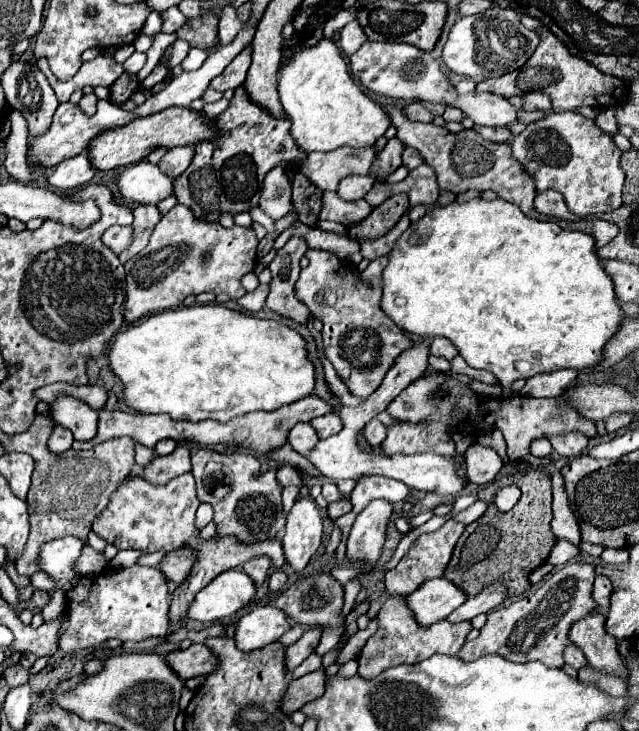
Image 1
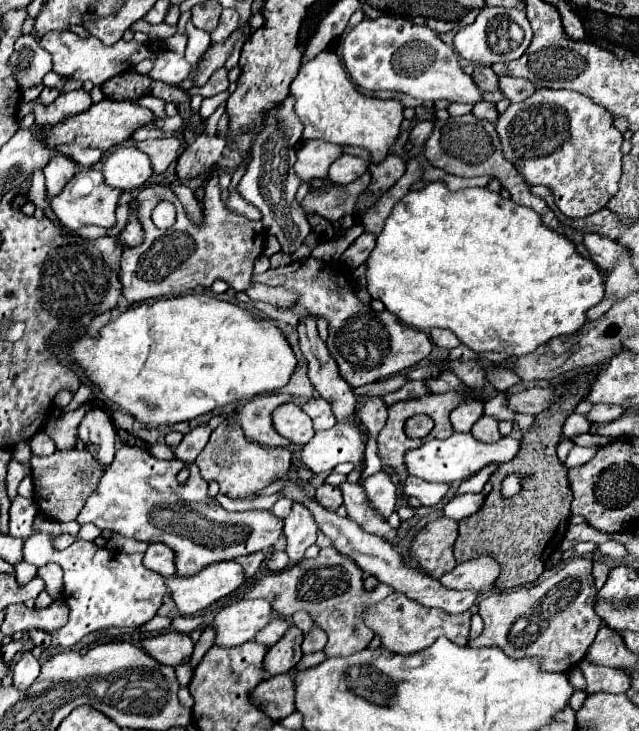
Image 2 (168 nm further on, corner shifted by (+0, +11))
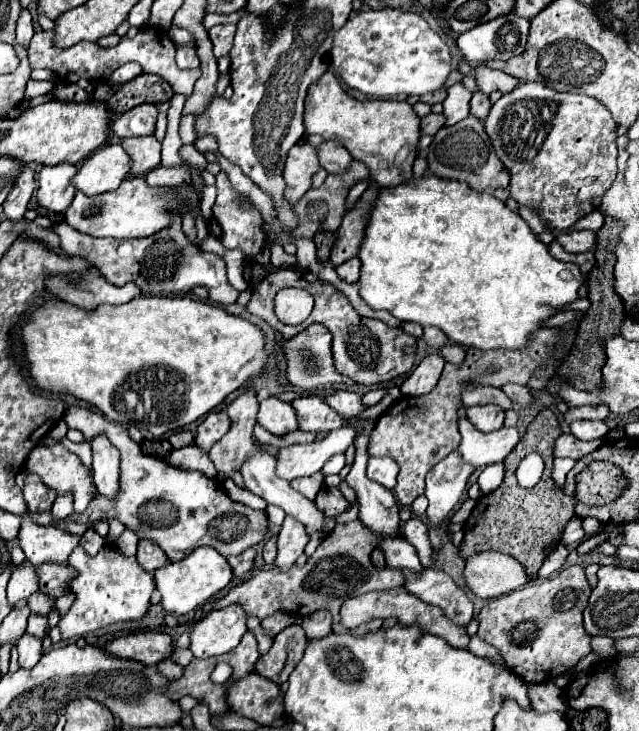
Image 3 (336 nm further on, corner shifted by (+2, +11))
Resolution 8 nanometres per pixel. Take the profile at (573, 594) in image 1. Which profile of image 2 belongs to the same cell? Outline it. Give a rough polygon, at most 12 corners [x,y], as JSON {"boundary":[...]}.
{"boundary":[[591,561],[479,603],[469,647],[567,673],[601,627]]}

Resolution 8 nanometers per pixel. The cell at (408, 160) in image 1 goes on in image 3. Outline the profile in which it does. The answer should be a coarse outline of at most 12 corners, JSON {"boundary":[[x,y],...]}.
{"boundary":[[429,113],[421,119],[421,135],[435,135],[443,125],[443,115]]}

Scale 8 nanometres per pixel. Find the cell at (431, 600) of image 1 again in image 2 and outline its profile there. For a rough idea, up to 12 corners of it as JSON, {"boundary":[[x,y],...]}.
{"boundary":[[491,555],[459,563],[441,577],[457,591],[495,587],[501,565]]}

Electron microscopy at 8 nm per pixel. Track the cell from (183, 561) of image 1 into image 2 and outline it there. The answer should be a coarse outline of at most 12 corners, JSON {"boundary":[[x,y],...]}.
{"boundary":[[149,545],[143,565],[163,577],[175,575],[167,545]]}

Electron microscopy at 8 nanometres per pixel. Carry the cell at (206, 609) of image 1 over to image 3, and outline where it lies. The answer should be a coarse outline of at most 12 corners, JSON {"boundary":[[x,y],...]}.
{"boundary":[[211,547],[155,571],[167,611],[185,615],[233,579]]}

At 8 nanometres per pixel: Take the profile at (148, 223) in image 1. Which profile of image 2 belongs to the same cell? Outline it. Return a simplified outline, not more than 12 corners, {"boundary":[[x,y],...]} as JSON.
{"boundary":[[129,221],[121,233],[127,245],[139,245],[143,241],[139,221]]}

